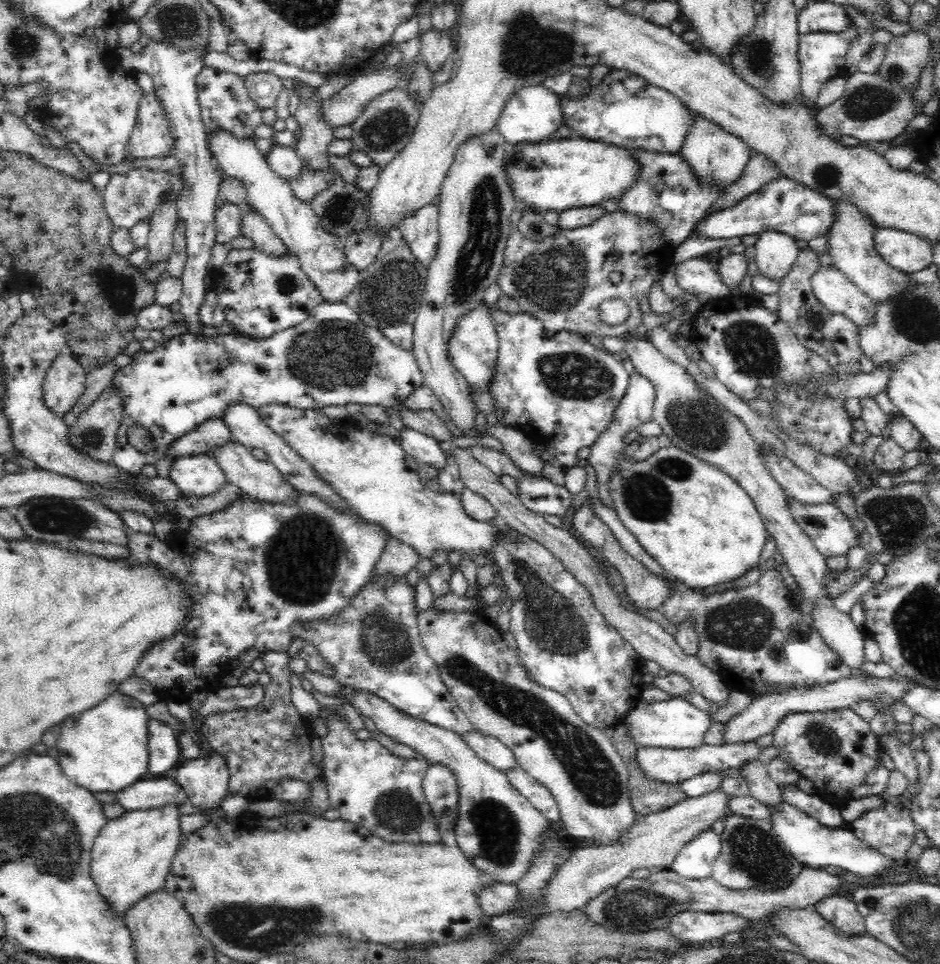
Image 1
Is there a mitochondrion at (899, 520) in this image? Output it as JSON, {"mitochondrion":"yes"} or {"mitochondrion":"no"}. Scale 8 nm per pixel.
{"mitochondrion":"yes"}

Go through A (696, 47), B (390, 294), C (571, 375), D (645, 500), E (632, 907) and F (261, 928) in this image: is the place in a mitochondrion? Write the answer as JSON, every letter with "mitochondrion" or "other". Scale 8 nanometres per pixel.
{"A":"other","B":"mitochondrion","C":"mitochondrion","D":"mitochondrion","E":"mitochondrion","F":"mitochondrion"}

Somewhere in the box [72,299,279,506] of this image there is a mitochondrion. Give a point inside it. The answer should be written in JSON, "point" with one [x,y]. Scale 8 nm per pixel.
{"point":[91,437]}

